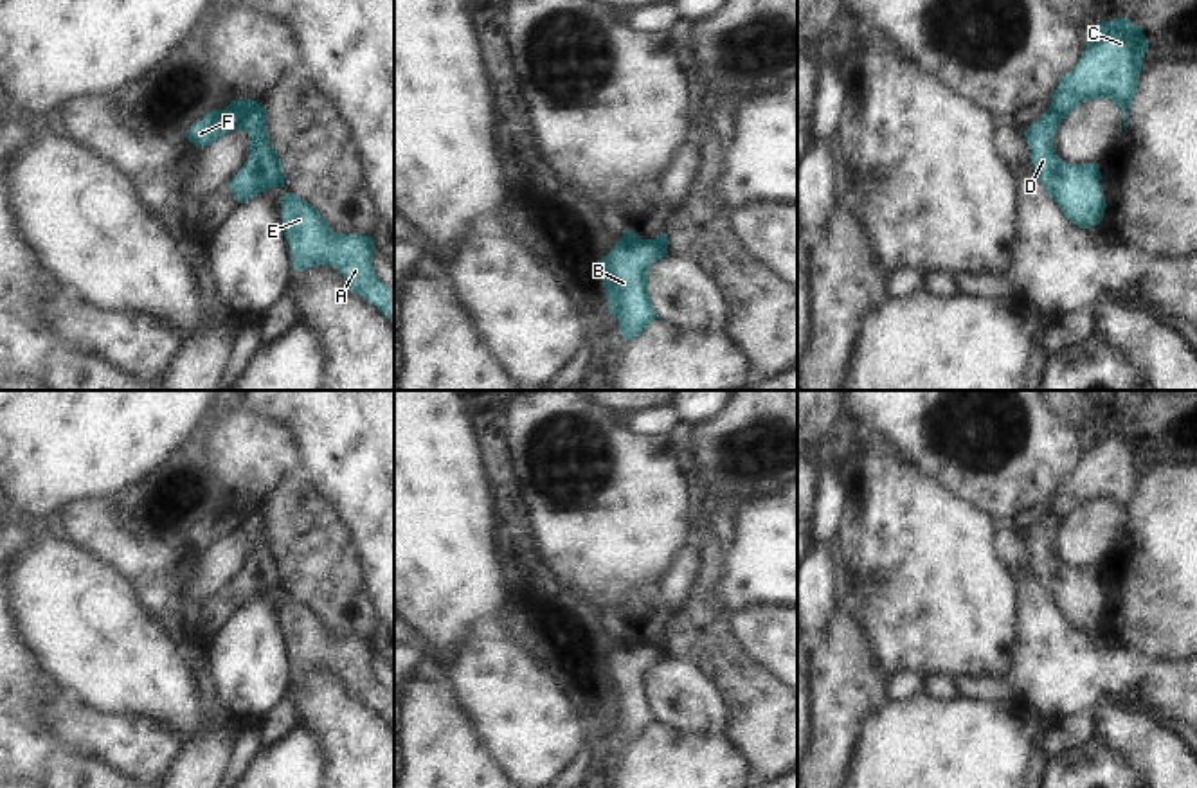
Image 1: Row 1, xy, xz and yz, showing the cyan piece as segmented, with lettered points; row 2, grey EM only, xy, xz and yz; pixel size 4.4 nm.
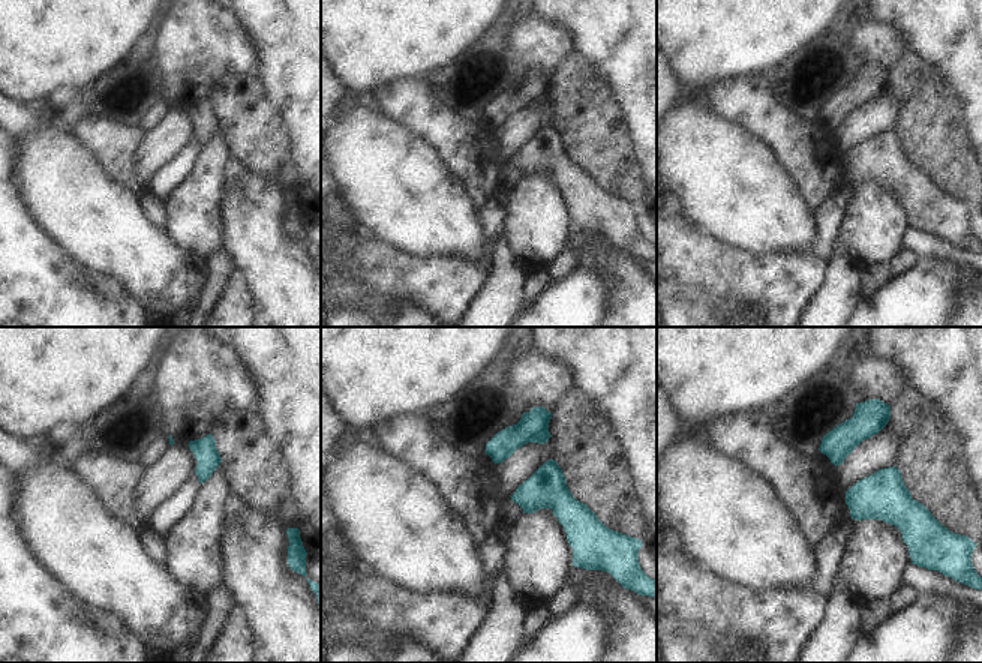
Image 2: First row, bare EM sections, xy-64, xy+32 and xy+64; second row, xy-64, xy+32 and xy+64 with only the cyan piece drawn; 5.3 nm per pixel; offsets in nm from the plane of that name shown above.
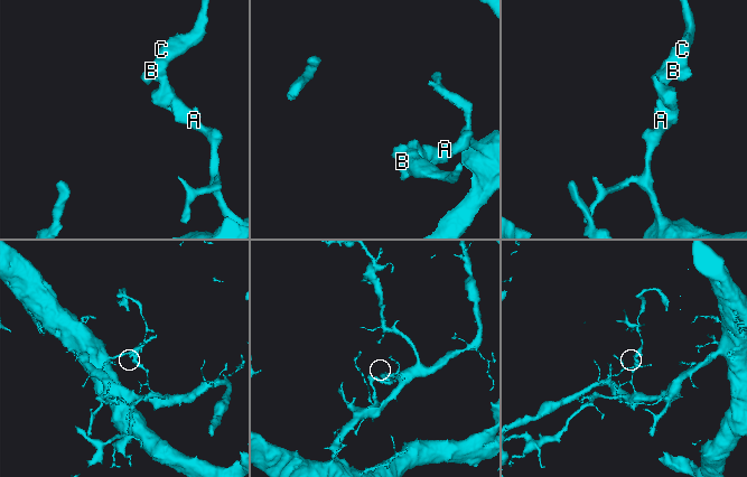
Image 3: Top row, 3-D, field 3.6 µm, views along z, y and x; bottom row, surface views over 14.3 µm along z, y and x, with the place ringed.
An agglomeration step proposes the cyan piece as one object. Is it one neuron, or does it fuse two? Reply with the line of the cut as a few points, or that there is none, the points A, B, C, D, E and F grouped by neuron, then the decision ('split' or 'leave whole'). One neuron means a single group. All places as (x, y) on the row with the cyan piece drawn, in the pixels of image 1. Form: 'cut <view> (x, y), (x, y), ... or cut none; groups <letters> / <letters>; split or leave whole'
cut xy (260, 103), (238, 126); groups A D E / B C F; split

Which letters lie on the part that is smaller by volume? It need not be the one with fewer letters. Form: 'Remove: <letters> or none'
Remove: B, C, F

